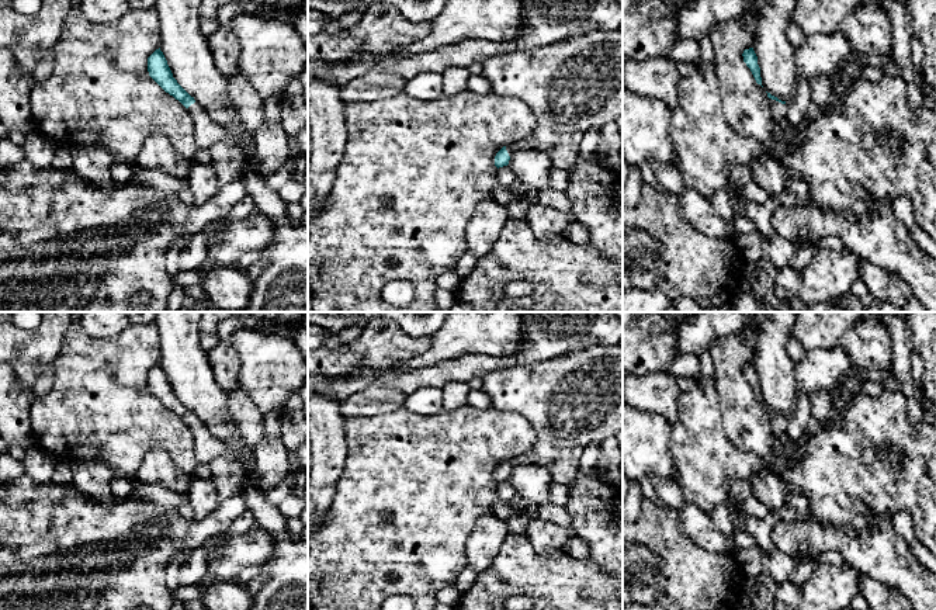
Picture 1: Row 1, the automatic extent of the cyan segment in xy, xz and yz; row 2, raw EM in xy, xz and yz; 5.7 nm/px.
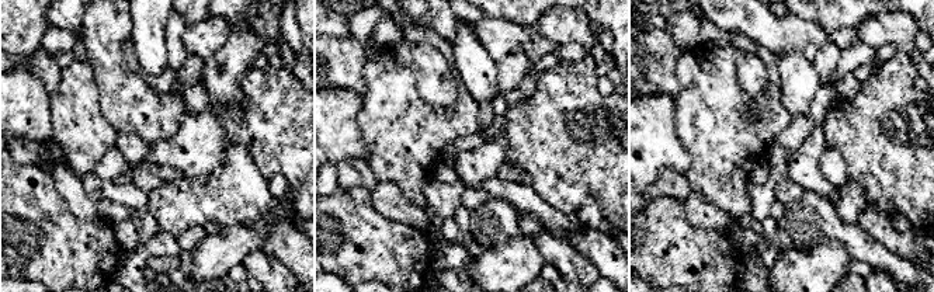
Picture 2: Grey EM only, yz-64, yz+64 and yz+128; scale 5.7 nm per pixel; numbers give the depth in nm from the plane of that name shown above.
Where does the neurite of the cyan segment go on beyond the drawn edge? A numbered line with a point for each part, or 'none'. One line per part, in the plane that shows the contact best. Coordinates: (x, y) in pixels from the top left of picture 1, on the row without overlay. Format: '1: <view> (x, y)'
1: yz (779, 425)

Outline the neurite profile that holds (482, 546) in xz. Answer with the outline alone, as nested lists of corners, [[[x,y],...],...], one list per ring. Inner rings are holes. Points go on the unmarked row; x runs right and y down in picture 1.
[[[490,513],[479,517],[465,543],[468,566],[476,573],[485,571],[499,554],[509,533],[507,523]]]

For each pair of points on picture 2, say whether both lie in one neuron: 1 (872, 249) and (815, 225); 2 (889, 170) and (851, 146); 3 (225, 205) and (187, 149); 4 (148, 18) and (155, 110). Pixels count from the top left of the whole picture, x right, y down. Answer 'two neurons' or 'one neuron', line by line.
1: one neuron
2: one neuron
3: two neurons
4: two neurons

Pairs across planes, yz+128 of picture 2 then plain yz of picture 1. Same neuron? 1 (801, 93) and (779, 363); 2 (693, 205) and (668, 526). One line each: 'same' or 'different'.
1: same
2: different

